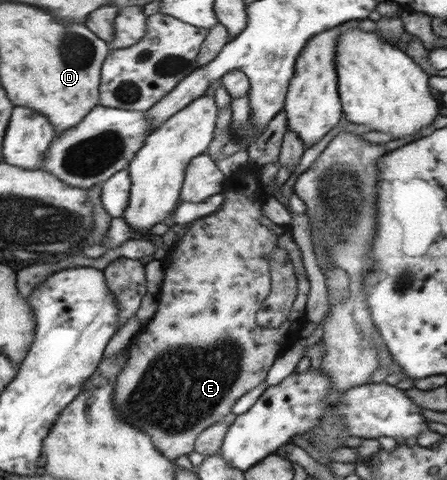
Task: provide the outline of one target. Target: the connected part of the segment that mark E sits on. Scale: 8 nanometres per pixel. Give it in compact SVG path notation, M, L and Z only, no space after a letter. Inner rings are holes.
M241 166L227 177L221 192L225 200L219 210L191 223L185 236L174 244L165 261L156 313L143 325L143 332L131 340L126 349L128 358L124 369L116 378L113 404L118 413L131 426L145 431L156 449L172 461L193 451L196 438L205 428L221 421L231 413L231 408L243 394L265 380L267 371L278 356L293 346L305 321L310 282L302 253L287 228L278 226L263 215L261 207L267 194L254 173L253 166ZM279 249L285 250L292 260L297 296L287 320L270 329L256 323L256 312L271 291L270 258Z

